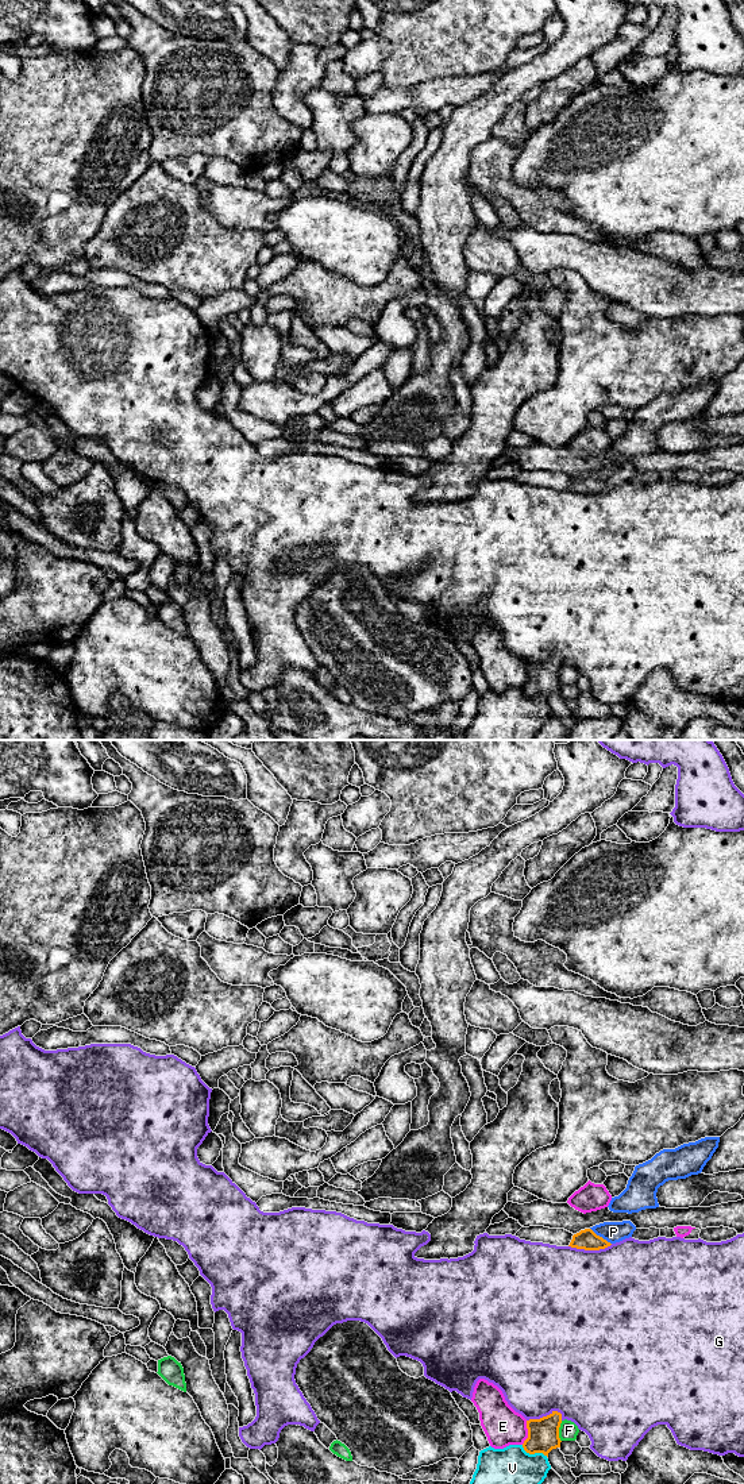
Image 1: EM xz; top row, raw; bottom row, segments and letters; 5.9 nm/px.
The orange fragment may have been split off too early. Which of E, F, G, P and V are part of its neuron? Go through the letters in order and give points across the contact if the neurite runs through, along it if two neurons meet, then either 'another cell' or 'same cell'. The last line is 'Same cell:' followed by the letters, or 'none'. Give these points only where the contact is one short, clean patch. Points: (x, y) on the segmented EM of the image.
E: another cell
F: another cell
G: another cell
P: same cell
V: another cell
Same cell: P

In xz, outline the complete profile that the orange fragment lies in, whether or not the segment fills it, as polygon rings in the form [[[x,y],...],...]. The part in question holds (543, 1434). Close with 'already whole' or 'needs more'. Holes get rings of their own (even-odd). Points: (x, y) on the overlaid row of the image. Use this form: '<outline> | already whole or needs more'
[[[558,1411],[540,1419],[527,1421],[528,1438],[523,1443],[524,1450],[529,1454],[543,1453],[548,1457],[552,1449],[560,1448],[560,1423],[562,1414]]] | already whole

